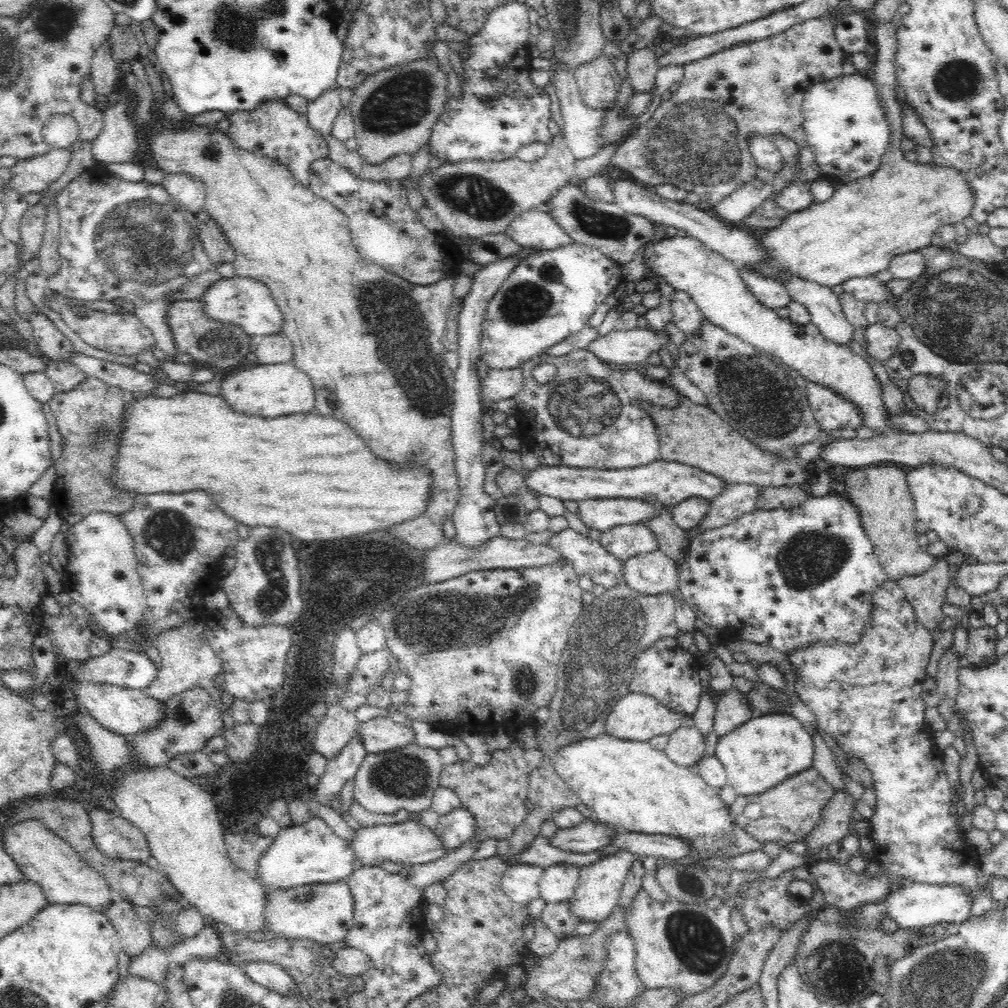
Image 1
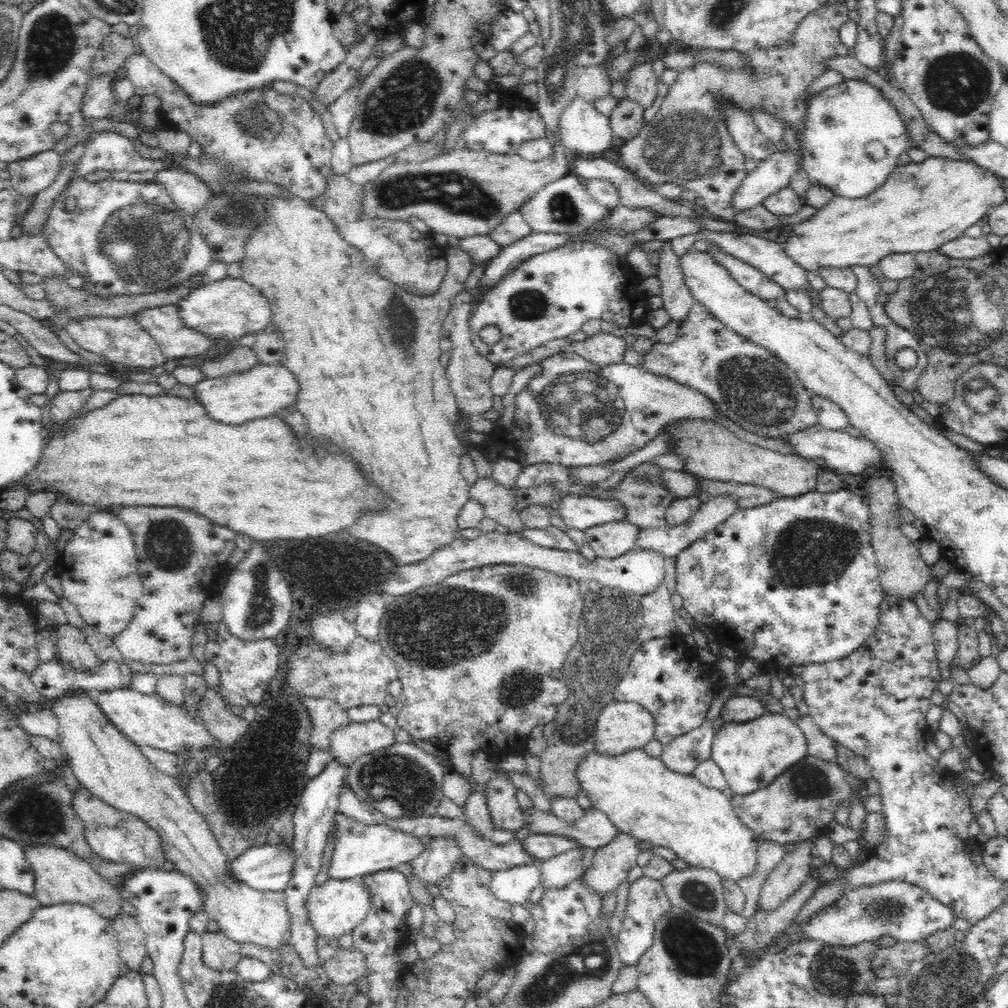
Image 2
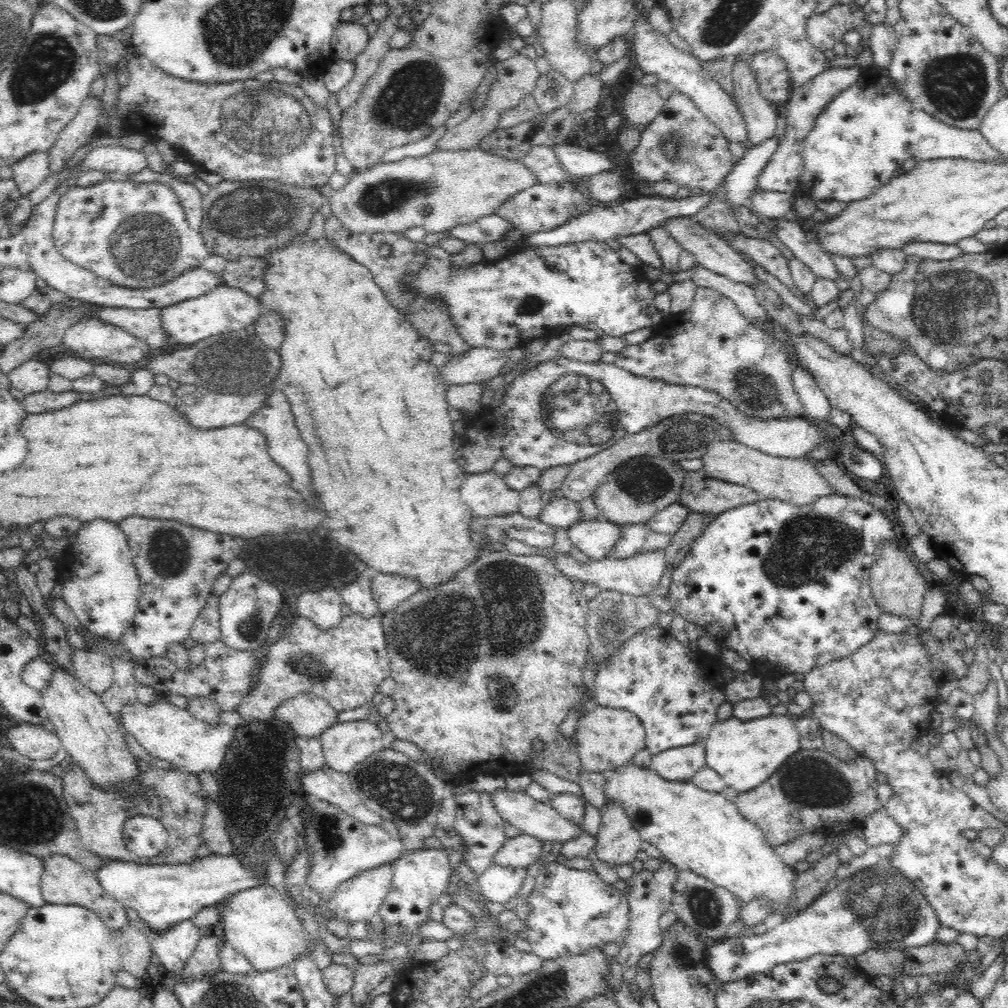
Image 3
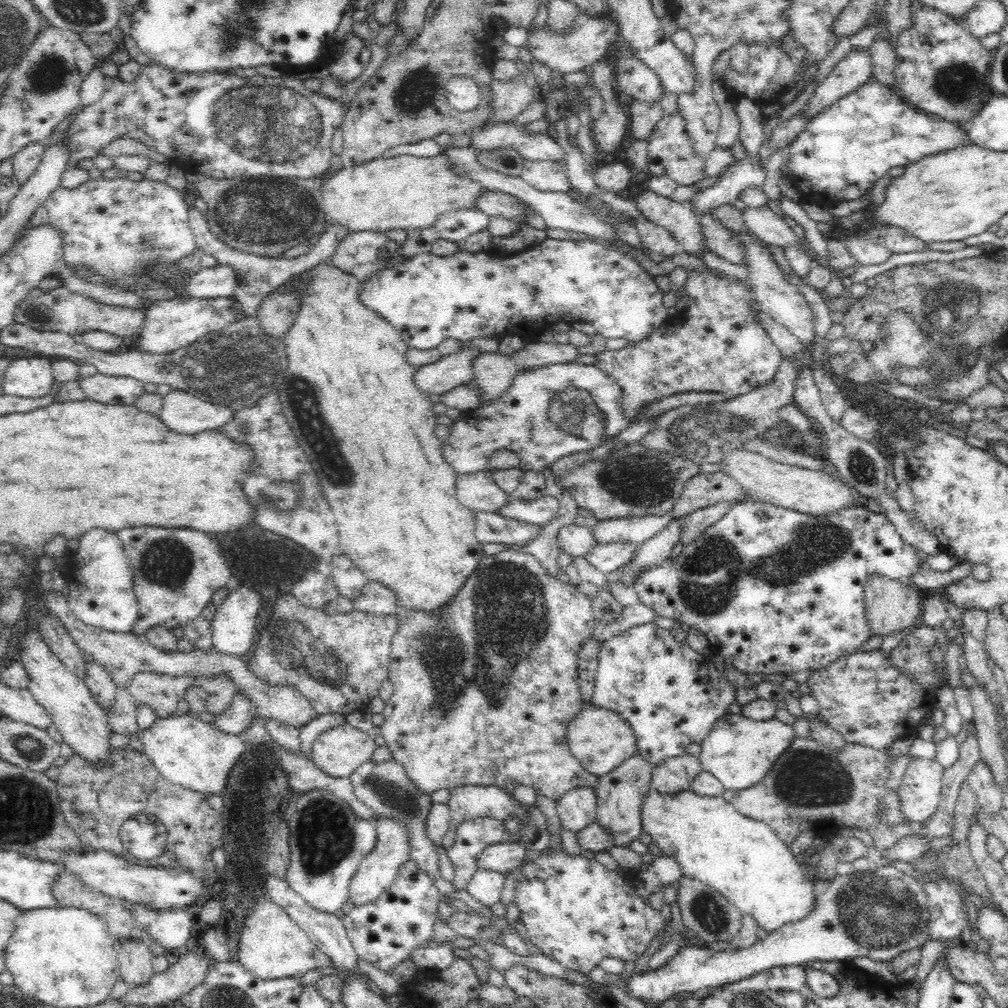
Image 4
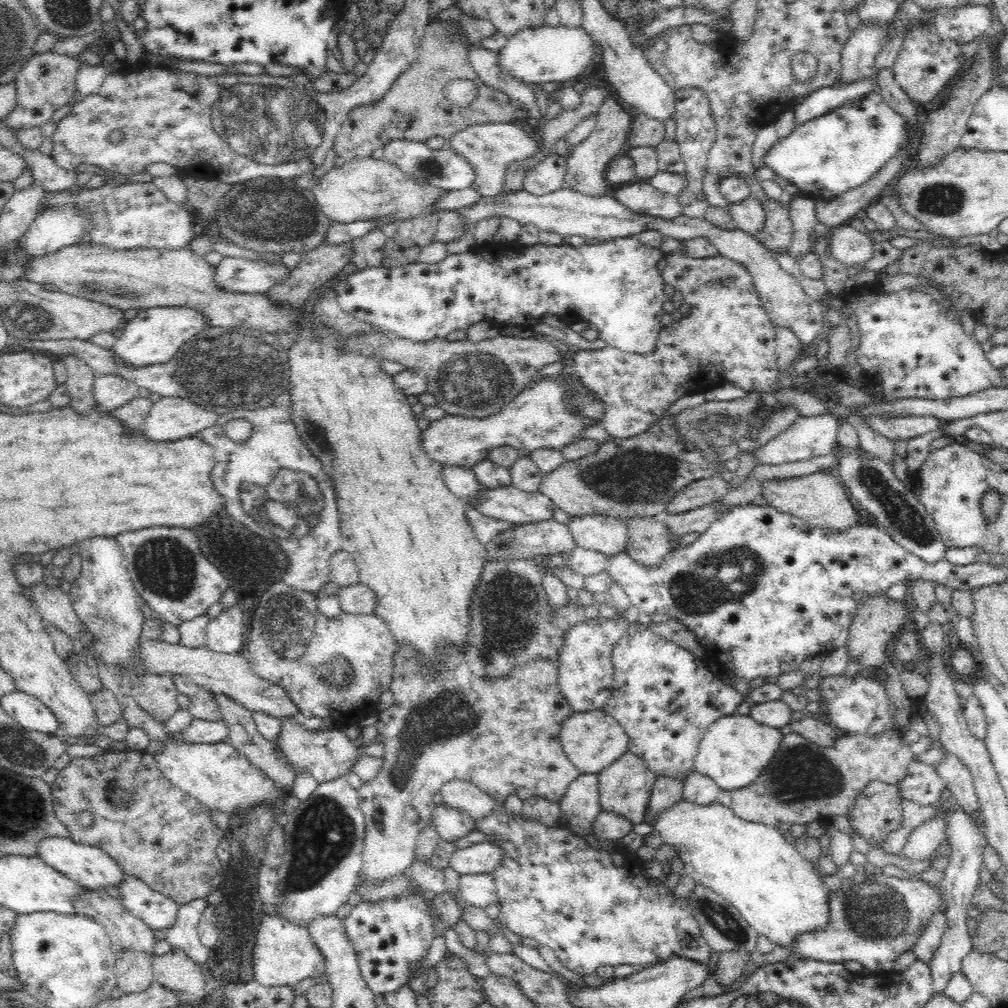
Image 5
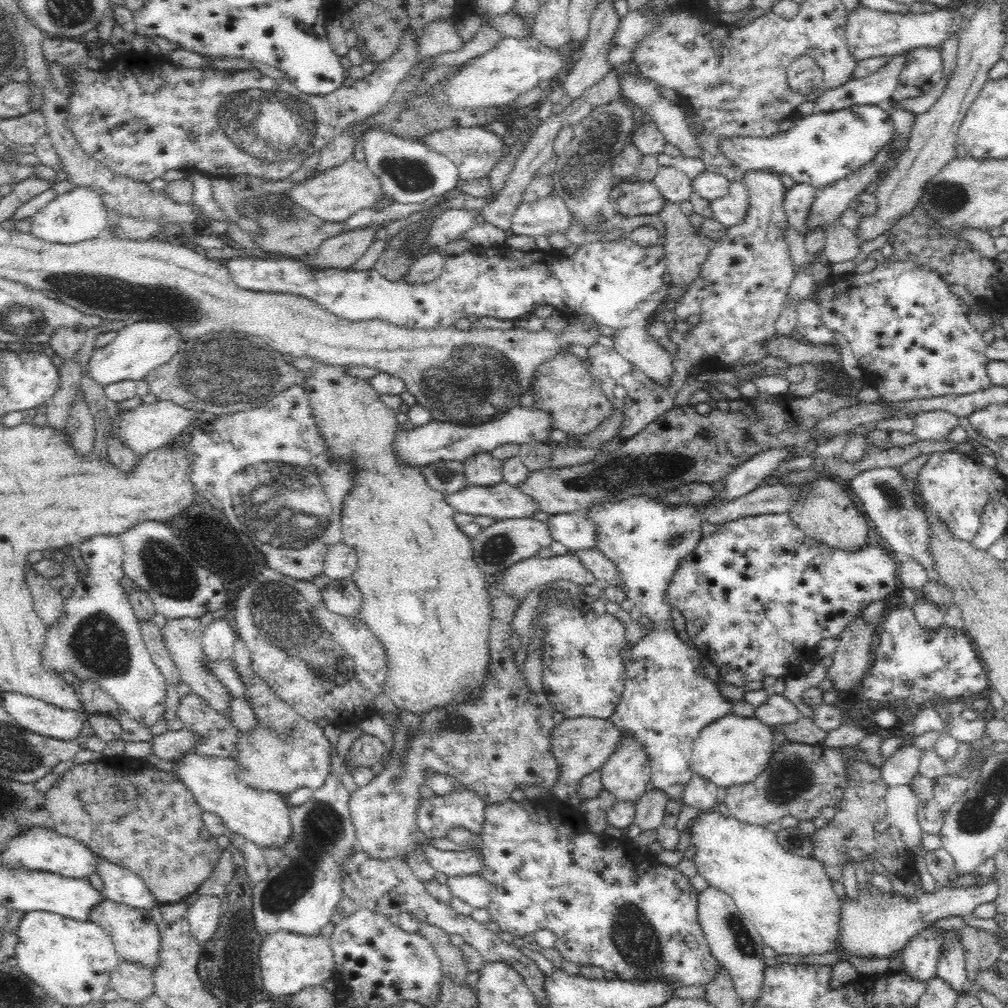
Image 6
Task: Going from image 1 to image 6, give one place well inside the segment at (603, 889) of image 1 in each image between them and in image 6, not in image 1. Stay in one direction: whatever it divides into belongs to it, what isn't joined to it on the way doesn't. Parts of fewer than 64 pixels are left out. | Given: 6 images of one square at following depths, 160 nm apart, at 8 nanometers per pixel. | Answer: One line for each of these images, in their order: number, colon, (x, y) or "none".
2: (611, 863)
3: (617, 842)
4: (620, 794)
5: (624, 787)
6: (626, 775)

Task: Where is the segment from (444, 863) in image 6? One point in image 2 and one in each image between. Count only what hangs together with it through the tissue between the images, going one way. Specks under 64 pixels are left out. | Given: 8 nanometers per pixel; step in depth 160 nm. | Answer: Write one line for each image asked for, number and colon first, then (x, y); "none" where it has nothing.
2: (542, 847)
3: (522, 851)
4: (505, 856)
5: (481, 858)

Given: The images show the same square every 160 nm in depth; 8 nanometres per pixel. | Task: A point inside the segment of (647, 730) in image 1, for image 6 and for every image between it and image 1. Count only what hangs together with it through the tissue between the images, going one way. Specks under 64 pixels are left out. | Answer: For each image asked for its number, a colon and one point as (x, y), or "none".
2: (621, 726)
3: (607, 738)
4: (599, 739)
5: (592, 740)
6: (581, 745)

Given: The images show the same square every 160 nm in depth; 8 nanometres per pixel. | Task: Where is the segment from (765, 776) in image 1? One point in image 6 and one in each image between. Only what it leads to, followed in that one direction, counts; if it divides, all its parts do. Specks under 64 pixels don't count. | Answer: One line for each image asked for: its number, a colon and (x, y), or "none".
2: (751, 754)
3: (744, 753)
4: (738, 751)
5: (735, 750)
6: (733, 750)

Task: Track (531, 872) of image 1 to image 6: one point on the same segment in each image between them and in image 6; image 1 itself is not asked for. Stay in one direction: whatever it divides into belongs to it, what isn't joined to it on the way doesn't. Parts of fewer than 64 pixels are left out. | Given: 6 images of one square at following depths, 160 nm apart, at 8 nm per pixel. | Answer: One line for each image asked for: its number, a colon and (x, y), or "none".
2: (517, 885)
3: (497, 884)
4: (486, 886)
5: (479, 890)
6: (473, 889)

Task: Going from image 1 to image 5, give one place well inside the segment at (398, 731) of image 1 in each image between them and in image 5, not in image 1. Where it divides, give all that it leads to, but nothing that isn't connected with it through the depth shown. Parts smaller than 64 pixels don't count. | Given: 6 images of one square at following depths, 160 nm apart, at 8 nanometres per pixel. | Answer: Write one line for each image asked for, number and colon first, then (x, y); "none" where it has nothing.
2: (348, 743)
3: (346, 744)
4: (338, 751)
5: (327, 754)

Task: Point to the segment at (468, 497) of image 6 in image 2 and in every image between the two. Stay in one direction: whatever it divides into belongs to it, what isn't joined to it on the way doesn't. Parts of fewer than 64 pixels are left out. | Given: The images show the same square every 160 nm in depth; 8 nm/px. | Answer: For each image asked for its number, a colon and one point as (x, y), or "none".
2: (577, 512)
3: (560, 512)
4: (539, 512)
5: (508, 504)

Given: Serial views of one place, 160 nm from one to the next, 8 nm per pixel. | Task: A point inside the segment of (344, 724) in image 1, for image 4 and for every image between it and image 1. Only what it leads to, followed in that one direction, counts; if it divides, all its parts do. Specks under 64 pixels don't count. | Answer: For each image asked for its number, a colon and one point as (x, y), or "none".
2: (326, 715)
3: (308, 715)
4: (123, 655)

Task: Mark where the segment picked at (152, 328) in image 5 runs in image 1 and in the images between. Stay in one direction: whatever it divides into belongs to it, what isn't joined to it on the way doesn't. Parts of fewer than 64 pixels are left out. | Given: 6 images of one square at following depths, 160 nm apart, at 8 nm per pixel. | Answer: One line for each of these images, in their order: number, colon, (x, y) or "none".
1: (244, 302)
2: (231, 308)
3: (224, 309)
4: (168, 324)

